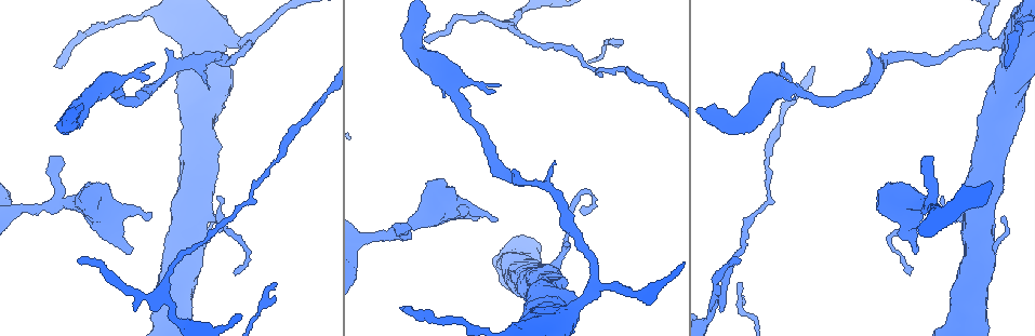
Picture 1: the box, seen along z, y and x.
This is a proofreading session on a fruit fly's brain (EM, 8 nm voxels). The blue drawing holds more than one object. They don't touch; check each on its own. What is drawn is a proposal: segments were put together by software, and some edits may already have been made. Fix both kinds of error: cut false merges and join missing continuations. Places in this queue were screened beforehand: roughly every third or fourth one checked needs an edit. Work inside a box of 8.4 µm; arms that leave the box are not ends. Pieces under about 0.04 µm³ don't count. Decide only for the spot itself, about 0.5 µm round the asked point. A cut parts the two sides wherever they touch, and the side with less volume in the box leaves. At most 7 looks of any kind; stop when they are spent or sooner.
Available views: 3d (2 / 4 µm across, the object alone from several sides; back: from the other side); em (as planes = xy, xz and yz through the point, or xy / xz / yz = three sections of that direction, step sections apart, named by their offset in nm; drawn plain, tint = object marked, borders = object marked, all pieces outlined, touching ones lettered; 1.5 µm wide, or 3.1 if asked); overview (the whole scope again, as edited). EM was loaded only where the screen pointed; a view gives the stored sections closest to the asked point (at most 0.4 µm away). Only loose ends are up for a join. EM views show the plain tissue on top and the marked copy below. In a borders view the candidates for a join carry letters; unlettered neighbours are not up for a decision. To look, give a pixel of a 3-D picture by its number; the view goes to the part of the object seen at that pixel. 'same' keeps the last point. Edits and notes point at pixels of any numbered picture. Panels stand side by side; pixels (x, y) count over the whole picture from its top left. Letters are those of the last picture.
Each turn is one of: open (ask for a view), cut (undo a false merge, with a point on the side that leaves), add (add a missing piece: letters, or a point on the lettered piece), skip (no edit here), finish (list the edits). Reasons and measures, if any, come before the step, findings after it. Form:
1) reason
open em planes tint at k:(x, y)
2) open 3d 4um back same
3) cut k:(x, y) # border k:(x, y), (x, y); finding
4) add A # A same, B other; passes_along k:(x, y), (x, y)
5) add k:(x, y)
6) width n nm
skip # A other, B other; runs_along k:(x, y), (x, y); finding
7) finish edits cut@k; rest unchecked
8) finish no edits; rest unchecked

long arm stops here
open em xy step 4 borders at 1:(908, 272)

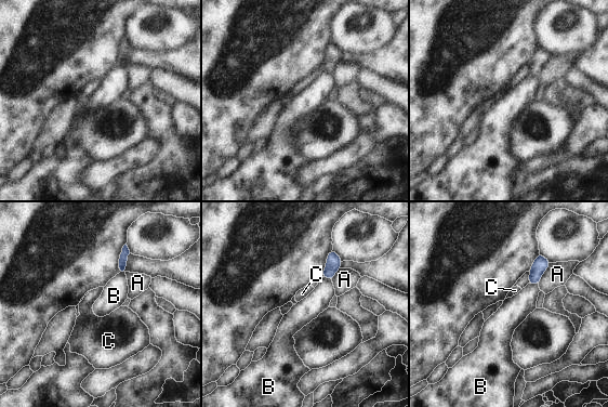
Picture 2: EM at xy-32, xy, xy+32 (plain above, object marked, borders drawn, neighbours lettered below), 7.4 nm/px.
another direction
open em planes borders same

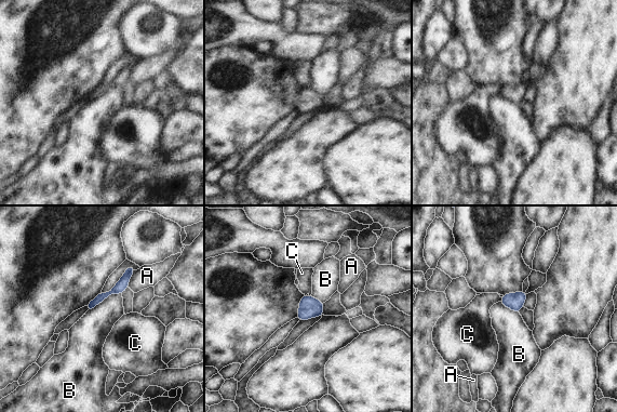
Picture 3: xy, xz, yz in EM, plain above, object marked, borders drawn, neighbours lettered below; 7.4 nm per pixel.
skip # A other, B other, C other; border 3:(121, 293), (107, 296), (90, 309); none of them fits

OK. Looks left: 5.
free end
open em planes borders at 1:(495, 221)

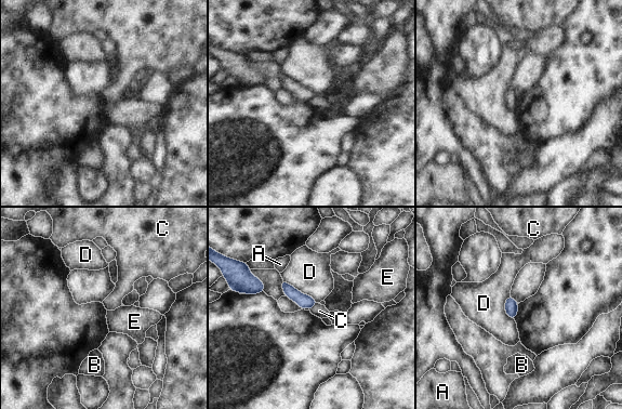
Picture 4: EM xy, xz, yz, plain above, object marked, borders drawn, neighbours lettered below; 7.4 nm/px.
skip # A other, B other, C other, D other, E other; border 4:(318, 302), (309, 309); no lettered piece goes on from it

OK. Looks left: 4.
long arm stops here
open 3d 2um at 1:(401, 308)

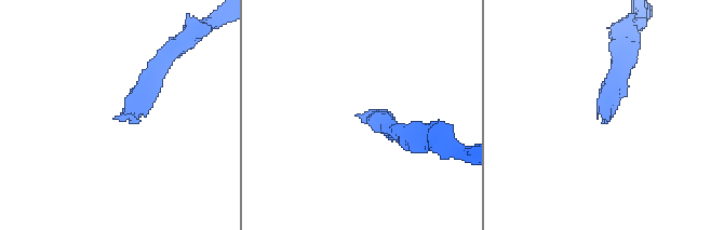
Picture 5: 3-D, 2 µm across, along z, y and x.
shape alone is not enough
open em planes tint at 5:(604, 117)

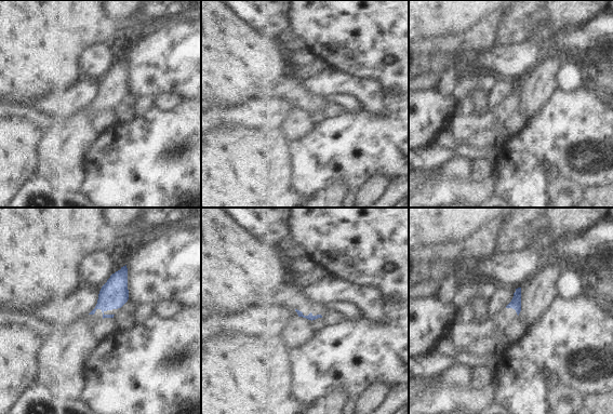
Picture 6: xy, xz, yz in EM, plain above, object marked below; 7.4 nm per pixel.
open em planes borders same

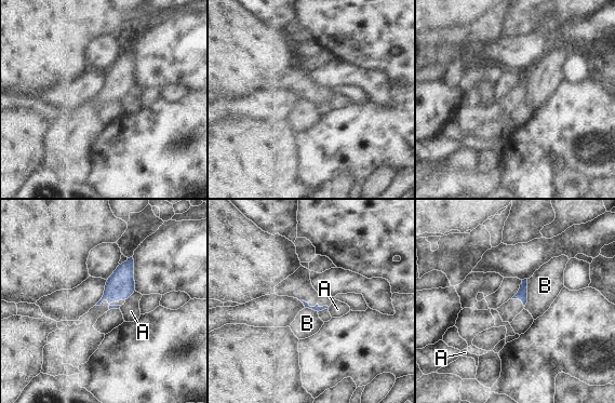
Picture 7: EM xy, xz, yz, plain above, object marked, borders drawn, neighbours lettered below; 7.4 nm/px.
longest_contact B 220 nm
skip # A other, B other; border 7:(527, 279), (527, 301), (524, 307); none of them fits

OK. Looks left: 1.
finish no edits; rest unchecked

